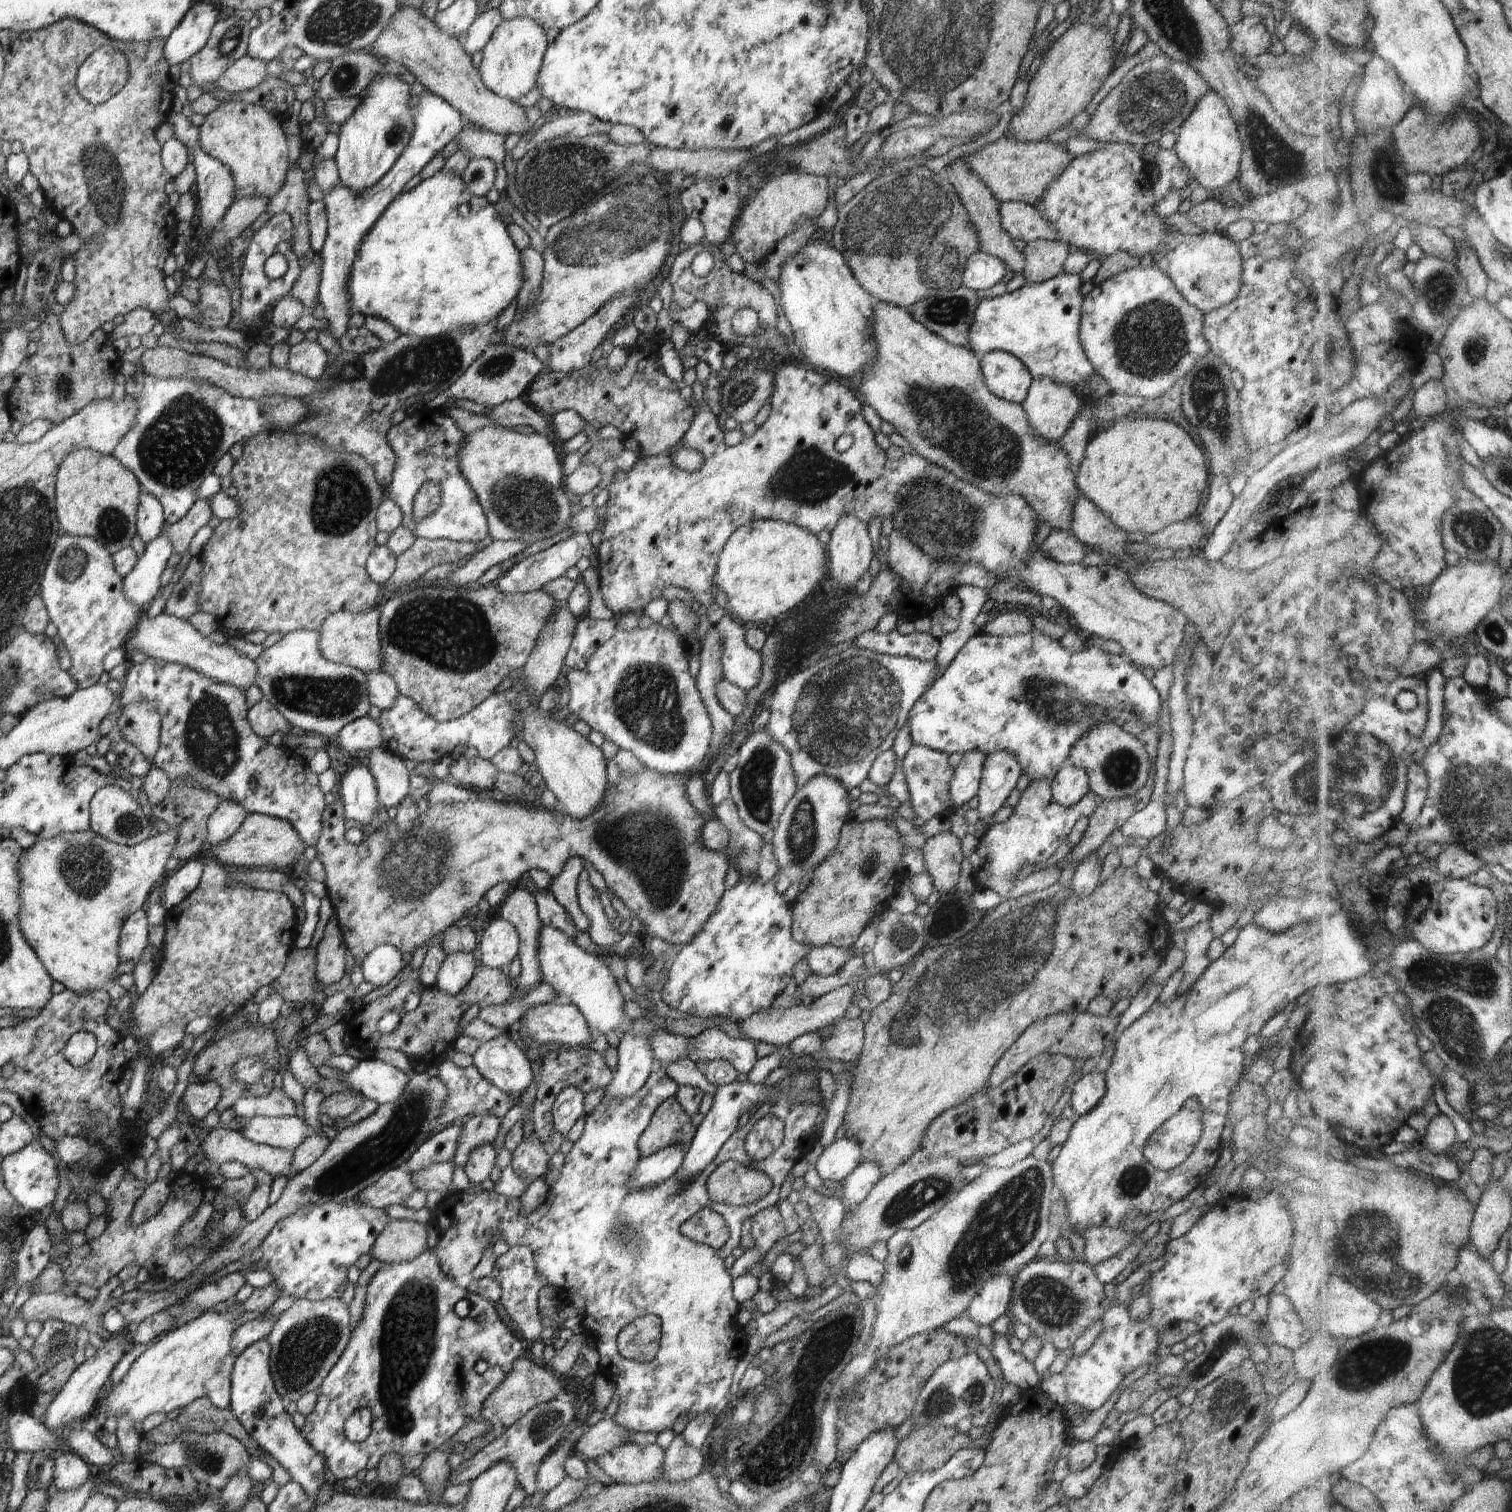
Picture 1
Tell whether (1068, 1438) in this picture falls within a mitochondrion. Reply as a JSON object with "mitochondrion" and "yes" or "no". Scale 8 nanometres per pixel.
{"mitochondrion":"no"}

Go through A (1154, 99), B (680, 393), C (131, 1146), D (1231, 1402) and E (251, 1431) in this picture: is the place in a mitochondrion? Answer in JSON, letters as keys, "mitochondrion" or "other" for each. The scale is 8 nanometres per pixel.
{"A":"mitochondrion","B":"other","C":"other","D":"mitochondrion","E":"other"}

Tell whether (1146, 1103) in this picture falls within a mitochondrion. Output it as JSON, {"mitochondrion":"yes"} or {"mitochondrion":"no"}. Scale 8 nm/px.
{"mitochondrion":"no"}

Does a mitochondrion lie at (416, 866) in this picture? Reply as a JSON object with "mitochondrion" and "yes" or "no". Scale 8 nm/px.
{"mitochondrion":"yes"}

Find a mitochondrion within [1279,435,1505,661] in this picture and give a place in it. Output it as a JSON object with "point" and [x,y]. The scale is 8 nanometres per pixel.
{"point":[1471,529]}

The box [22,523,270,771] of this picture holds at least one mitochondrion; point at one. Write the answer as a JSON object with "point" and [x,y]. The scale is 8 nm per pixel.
{"point":[69,565]}

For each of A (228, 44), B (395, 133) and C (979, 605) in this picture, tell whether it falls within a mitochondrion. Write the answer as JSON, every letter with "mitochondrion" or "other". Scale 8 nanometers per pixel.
{"A":"mitochondrion","B":"mitochondrion","C":"other"}

